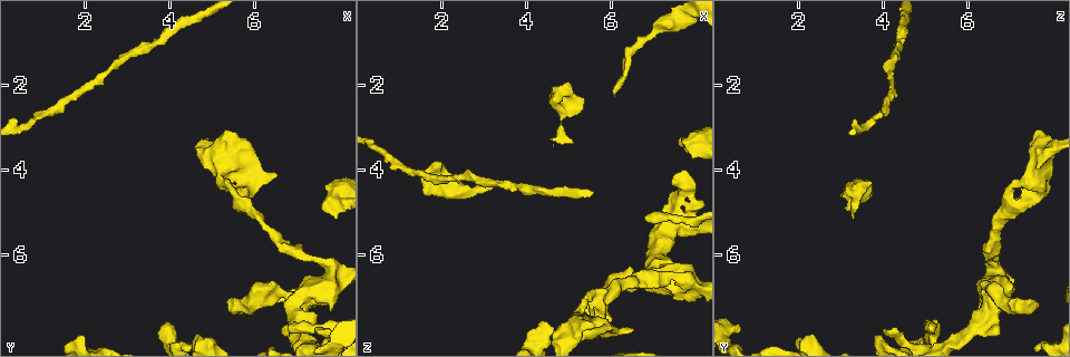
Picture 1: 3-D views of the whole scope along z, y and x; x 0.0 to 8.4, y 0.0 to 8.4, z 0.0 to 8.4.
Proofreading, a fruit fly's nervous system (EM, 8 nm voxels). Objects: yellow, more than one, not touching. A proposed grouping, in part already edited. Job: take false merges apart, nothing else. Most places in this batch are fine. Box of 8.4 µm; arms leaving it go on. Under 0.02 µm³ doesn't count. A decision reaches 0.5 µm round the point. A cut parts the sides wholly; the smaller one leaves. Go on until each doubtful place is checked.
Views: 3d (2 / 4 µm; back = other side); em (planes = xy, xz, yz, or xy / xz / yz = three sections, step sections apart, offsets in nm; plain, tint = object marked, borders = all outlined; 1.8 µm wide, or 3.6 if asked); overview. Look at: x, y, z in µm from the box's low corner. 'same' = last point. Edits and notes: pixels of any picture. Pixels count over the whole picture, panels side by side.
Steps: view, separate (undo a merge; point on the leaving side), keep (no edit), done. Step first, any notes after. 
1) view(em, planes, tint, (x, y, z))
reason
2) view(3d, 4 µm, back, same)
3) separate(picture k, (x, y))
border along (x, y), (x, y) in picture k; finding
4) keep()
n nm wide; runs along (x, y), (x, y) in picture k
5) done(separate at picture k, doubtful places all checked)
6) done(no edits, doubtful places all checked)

view(3d, 4 µm, (7.00, 7.10, 6.65))
narrows sharply

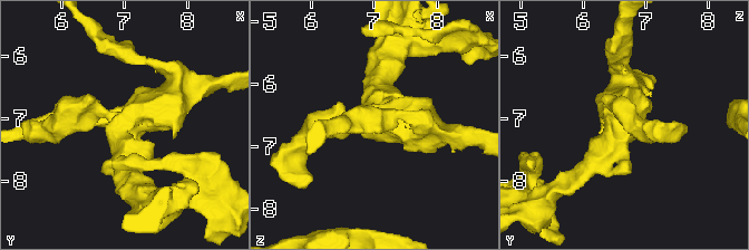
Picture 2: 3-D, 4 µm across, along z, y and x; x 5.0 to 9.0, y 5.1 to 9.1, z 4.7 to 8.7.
view(em, 3.6 µm, xy, step 16, tint, (7.00, 7.15, 6.65))
need the tissue

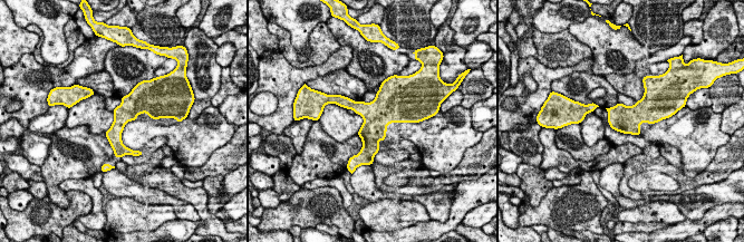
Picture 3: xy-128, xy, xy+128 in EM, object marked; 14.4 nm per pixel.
view(em, 3.6 µm, planes, tint, same)

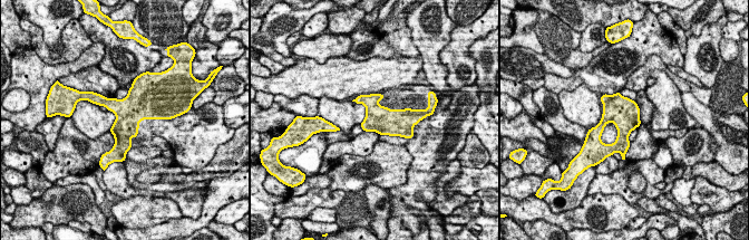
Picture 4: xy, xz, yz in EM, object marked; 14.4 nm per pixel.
keep()
400 nm wide; one neuron here

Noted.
view(em, planes, plain, (7.85, 4.60, 3.40))
sharp bend

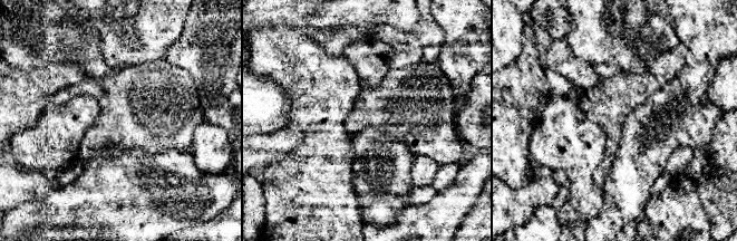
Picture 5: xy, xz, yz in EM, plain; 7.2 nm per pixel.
view(em, planes, tint, same)
where the object lies

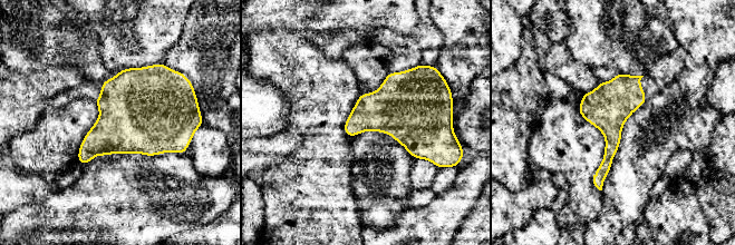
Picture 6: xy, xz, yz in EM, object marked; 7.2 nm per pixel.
keep()
320 nm wide; continuous, no second neuron

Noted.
view(em, planes, tint, (5.35, 4.35, 7.10))
touches itself

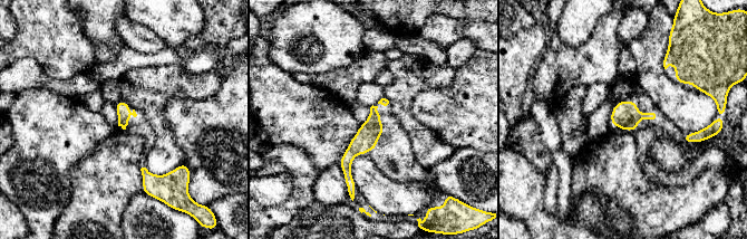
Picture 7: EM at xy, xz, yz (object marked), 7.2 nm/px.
keep()
110 nm wide; runs along (385, 102), (347, 159), (350, 181) in picture 7; continuous, no second neuron

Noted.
done(no edits, doubtful places all checked)

